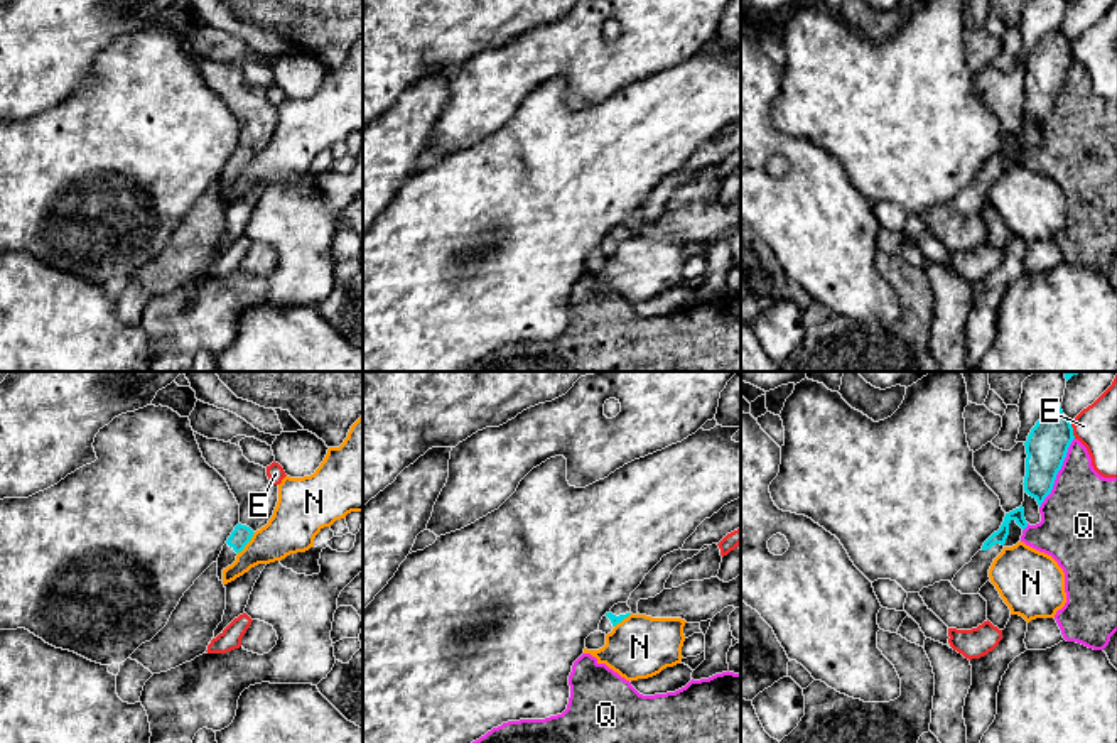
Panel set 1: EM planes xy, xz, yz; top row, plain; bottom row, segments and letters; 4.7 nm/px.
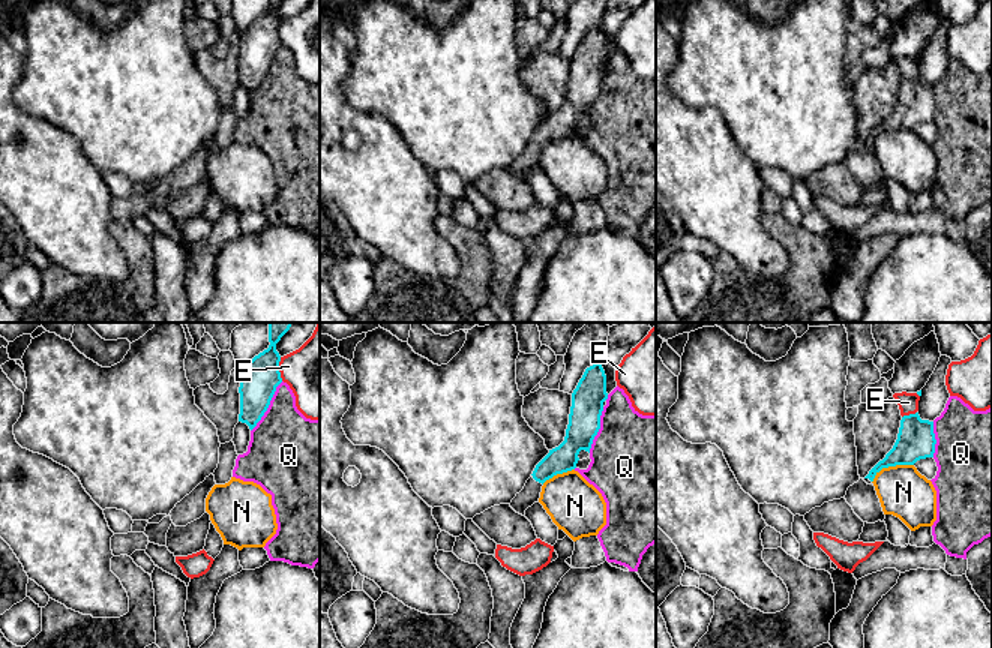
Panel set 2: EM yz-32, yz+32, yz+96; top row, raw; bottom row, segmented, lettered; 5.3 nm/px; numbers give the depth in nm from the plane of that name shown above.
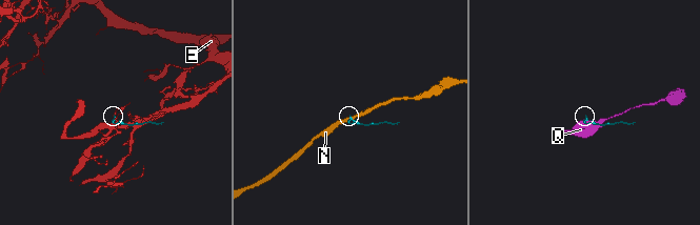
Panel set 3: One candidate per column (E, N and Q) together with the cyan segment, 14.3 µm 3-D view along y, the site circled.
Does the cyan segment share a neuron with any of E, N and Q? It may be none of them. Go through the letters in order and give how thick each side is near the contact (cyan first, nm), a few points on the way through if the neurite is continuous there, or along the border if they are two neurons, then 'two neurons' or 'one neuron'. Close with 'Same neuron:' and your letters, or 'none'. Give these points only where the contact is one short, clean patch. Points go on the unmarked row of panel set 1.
E: calibres 200 and 200 nm; two neurons
N: calibres 90 and 220 nm; border xy (255, 154), (237, 174); two neurons
Q: calibres 200 and 360 nm; two neurons
Same neuron: none

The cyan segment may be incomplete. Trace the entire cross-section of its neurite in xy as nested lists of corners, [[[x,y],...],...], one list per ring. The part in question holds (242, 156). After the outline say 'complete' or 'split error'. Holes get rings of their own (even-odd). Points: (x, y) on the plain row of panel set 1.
[[[238,145],[231,157],[228,159],[223,172],[218,179],[218,199],[223,203],[223,193],[236,182],[236,177],[245,171],[245,167],[251,162],[253,152],[246,147]]] | split error

